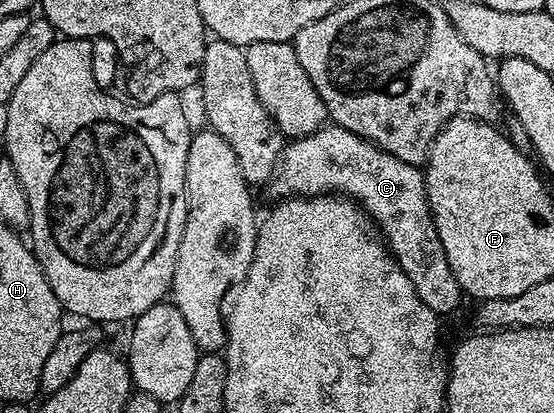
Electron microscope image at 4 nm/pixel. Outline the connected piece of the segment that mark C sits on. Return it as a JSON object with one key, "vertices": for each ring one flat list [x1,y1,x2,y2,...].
{"vertices":[[326,122,309,134,291,139,282,148,273,184,280,194,279,197,282,198,322,198,327,194,341,194,343,197,351,196,352,199,359,200,366,207,367,214,378,223,383,236,381,239,389,255,399,270,412,282,424,306,438,313,439,317,446,318,446,315,456,311,458,303,464,300,463,290,452,274,452,266,448,266,448,258,436,234,434,219,426,201,426,182,423,173,415,165,379,146,373,139,359,135,348,128,341,128,339,124]]}

